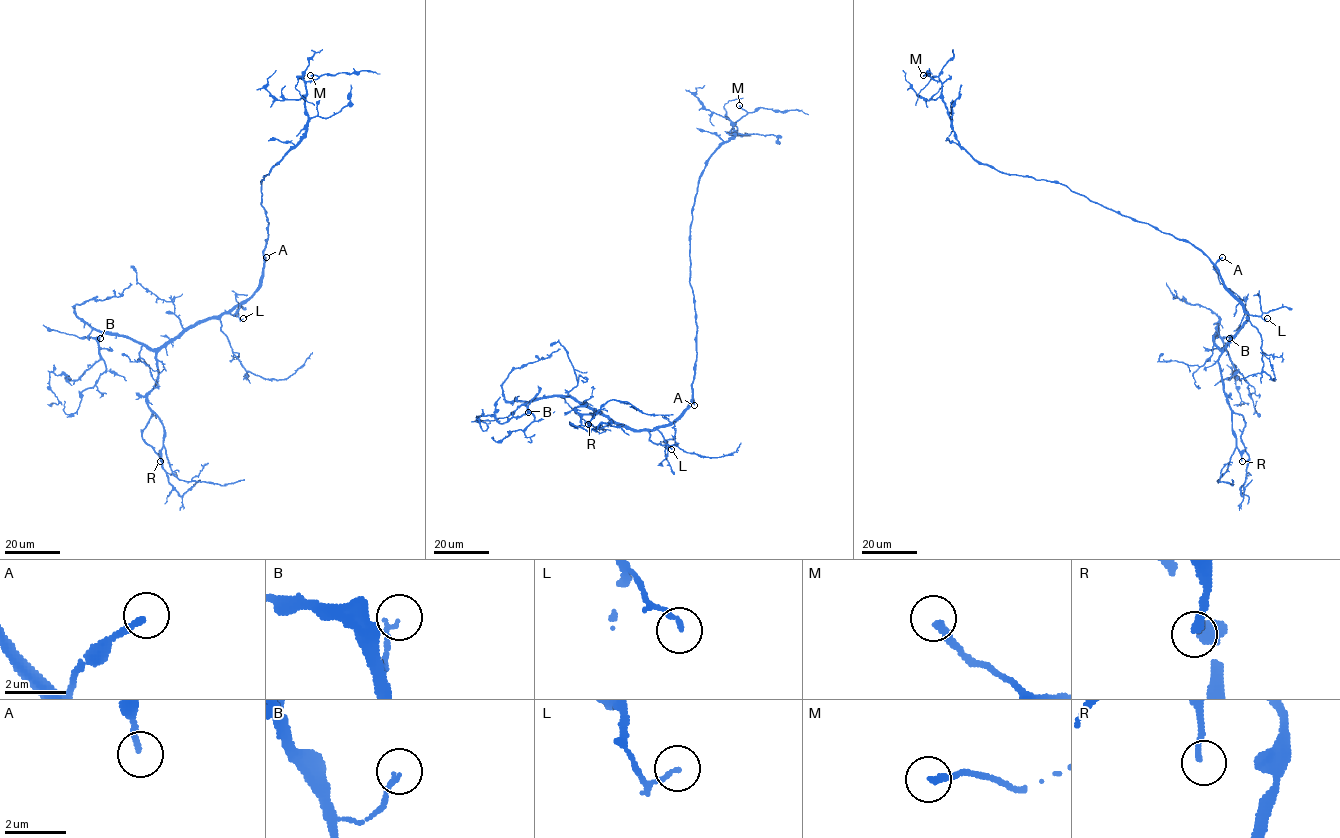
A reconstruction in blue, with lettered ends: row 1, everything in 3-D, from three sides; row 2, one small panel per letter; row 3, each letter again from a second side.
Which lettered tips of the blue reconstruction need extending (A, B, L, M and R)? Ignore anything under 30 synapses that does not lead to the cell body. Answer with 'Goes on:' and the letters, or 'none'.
Goes on: A, R

